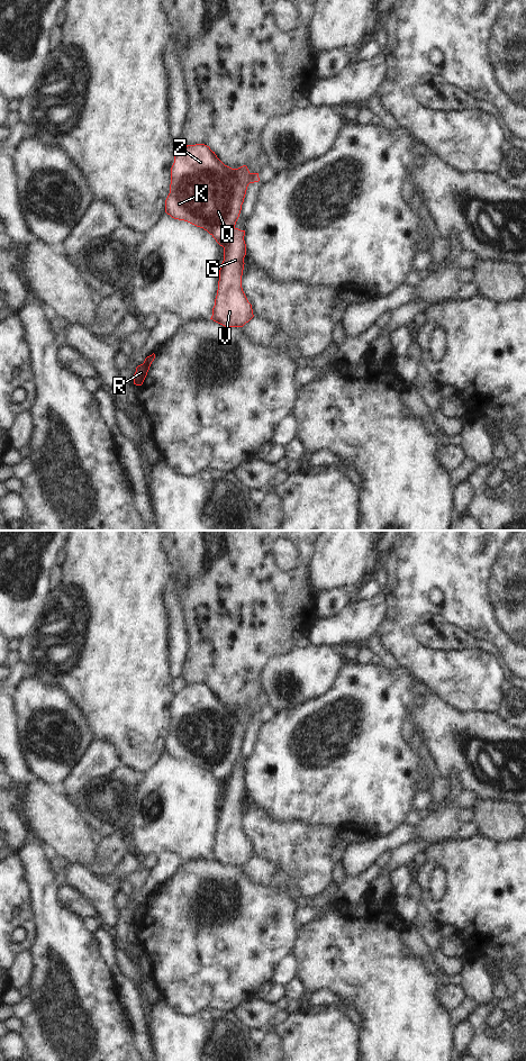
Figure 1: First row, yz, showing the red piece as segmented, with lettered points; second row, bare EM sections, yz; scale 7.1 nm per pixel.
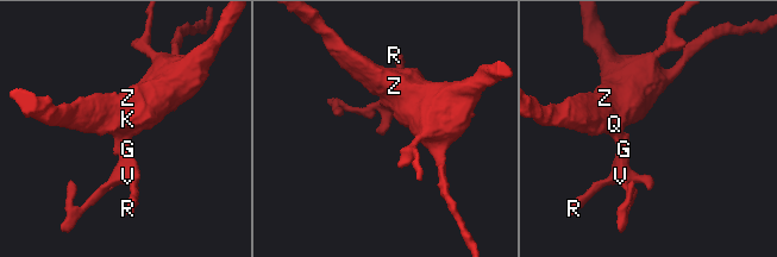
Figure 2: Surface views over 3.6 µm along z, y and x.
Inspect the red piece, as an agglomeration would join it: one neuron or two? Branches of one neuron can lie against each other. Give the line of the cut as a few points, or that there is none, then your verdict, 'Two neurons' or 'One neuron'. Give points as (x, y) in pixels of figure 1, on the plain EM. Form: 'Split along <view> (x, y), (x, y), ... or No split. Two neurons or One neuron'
Split along yz (234, 767), (233, 774), (224, 787). Two neurons

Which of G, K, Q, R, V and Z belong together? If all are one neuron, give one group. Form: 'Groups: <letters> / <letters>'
Groups: G R V / K Q Z

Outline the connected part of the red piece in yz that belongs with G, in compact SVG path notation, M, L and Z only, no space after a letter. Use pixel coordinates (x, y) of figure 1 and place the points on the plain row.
M234 768L232 778L224 787L224 800L210 859L225 867L243 867L254 856L252 844L242 827L246 795L244 776L245 770Z

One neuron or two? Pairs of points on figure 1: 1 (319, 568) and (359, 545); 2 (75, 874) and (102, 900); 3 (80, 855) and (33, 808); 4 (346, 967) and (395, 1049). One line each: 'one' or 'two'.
1: one
2: one
3: one
4: one

